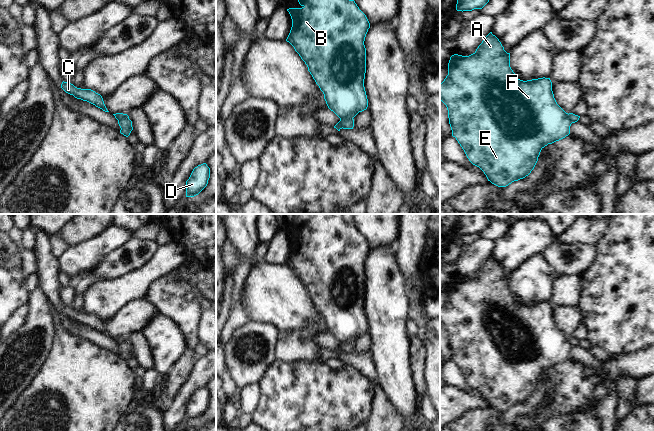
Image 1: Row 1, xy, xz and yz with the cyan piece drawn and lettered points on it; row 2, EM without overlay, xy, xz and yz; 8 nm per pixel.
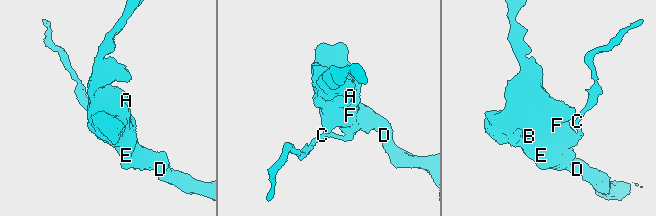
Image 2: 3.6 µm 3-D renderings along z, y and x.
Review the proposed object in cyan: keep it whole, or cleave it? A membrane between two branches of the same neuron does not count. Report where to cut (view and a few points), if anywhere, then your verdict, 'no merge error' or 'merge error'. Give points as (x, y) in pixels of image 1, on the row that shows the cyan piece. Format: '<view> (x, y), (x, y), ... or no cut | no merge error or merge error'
xz (340, 117), (352, 118) | merge error

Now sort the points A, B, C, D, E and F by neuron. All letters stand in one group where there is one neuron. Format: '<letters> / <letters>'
A B D E F / C

